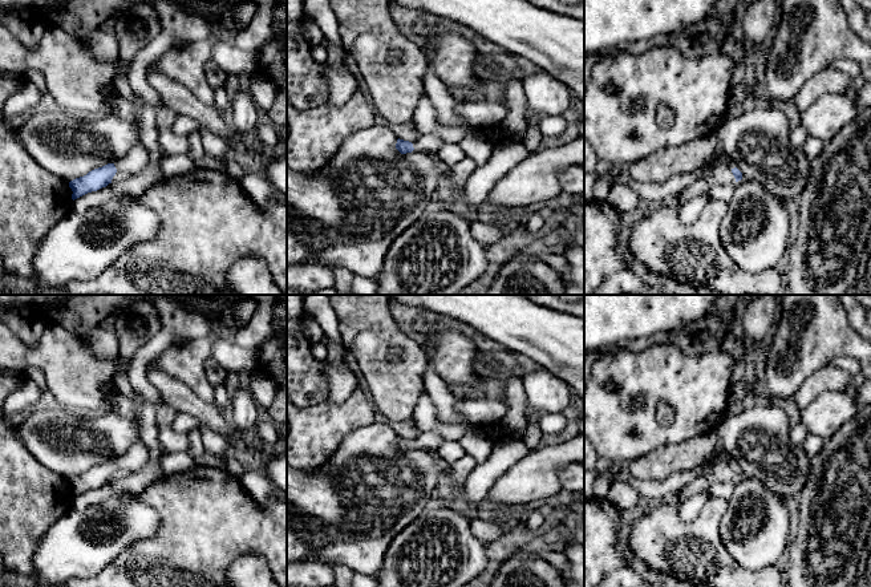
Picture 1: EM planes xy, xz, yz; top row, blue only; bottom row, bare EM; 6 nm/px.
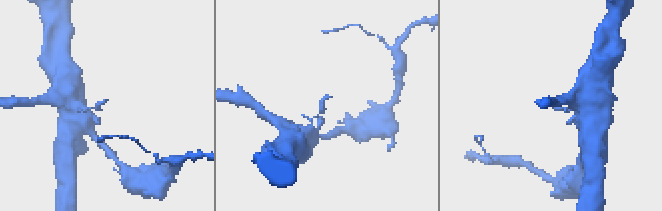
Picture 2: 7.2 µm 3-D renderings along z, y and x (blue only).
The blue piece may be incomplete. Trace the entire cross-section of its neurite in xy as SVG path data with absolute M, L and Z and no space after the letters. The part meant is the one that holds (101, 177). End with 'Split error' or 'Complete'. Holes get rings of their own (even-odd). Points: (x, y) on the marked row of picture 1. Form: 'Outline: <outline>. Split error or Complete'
Outline: M139 143L130 149L130 151L116 163L108 163L102 167L89 171L86 175L76 178L69 182L72 189L72 199L77 199L88 193L97 191L112 183L117 171L127 175L141 173L149 163L149 151Z. Split error

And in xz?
Outline: M422 134L421 139L414 143L398 138L396 149L401 154L412 153L413 150L434 154L443 143L445 141L438 135Z. Split error

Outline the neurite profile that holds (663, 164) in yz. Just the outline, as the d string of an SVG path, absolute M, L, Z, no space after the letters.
M716 133L688 143L659 149L629 165L629 175L639 182L664 182L677 174L704 167L718 145Z

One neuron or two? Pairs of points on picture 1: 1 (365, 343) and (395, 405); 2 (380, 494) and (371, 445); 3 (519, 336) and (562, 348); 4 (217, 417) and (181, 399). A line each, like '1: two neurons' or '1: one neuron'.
1: one neuron
2: one neuron
3: one neuron
4: one neuron

